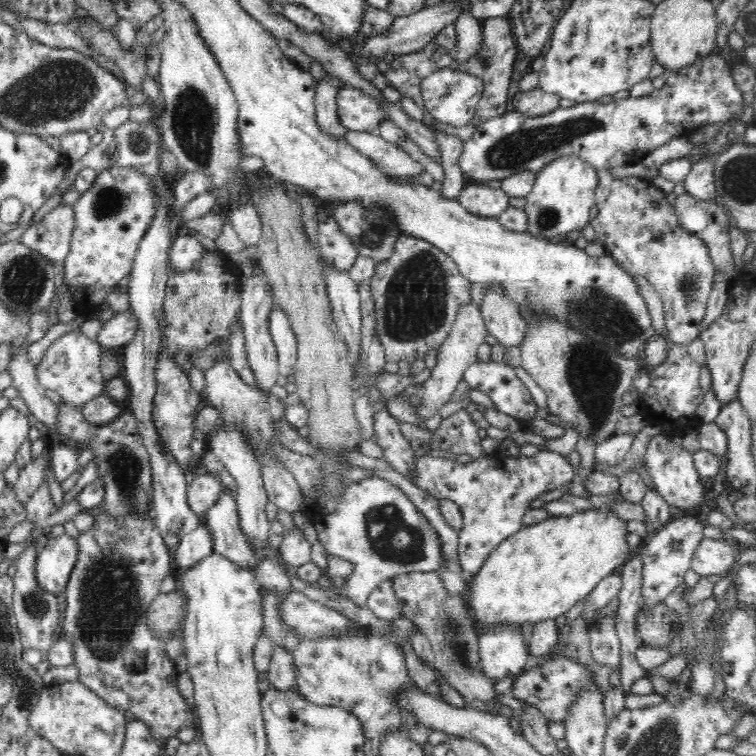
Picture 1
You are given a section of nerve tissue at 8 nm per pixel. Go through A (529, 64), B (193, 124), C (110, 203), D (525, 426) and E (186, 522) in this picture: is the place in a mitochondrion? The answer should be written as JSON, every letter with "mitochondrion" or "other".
{"A":"other","B":"mitochondrion","C":"mitochondrion","D":"other","E":"other"}

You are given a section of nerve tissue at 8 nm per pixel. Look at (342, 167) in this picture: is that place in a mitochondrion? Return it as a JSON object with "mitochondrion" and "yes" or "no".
{"mitochondrion":"no"}

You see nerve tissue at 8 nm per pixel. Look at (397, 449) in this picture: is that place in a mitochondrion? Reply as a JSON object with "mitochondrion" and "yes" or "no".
{"mitochondrion":"no"}

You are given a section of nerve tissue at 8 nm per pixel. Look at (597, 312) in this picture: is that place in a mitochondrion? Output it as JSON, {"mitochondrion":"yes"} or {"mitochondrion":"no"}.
{"mitochondrion":"yes"}

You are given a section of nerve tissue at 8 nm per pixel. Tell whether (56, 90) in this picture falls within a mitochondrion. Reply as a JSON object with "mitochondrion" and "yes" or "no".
{"mitochondrion":"yes"}

